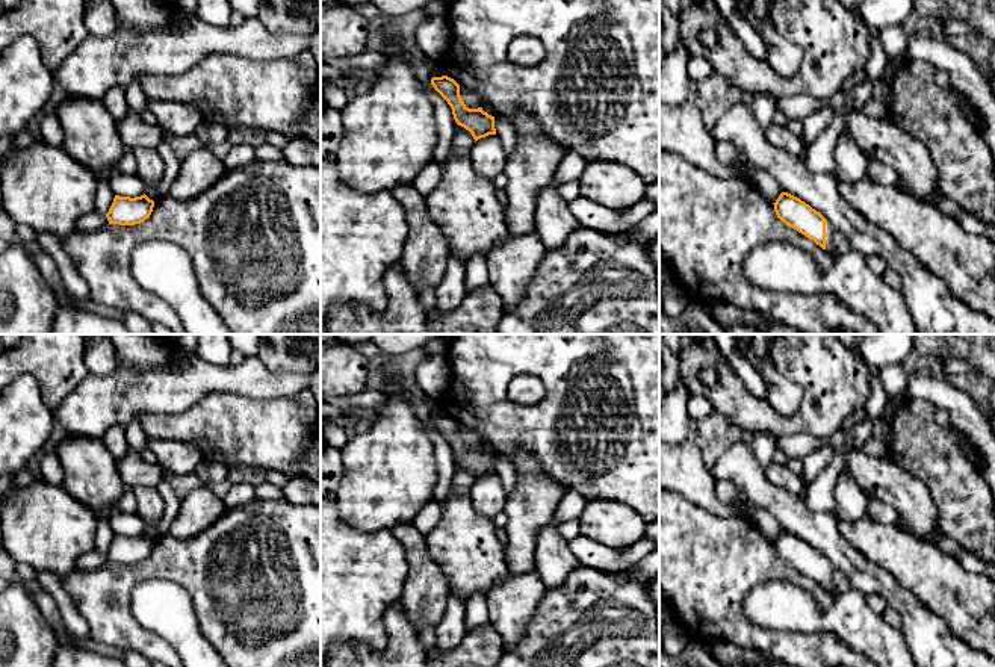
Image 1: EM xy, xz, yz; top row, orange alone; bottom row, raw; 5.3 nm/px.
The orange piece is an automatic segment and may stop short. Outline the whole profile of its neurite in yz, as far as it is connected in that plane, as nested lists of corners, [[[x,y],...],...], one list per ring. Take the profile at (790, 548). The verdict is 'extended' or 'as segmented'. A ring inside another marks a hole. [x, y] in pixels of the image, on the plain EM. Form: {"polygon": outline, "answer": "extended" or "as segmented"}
{"polygon": [[[782,531],[773,543],[780,560],[814,579],[833,596],[833,605],[824,613],[812,594],[801,587],[786,581],[767,581],[753,587],[744,599],[742,610],[752,623],[765,631],[786,631],[792,634],[827,632],[838,638],[839,646],[847,644],[853,650],[860,652],[877,667],[916,667],[901,631],[889,626],[882,614],[874,613],[862,591],[856,588],[844,593],[835,591],[832,582],[835,567],[820,551],[788,531]]], "answer": "extended"}

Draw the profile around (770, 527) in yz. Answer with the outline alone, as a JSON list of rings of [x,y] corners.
[[[752,504],[752,505],[753,505],[752,522],[762,531],[762,534],[770,541],[776,541],[776,538],[782,532],[782,526],[779,520],[771,513],[758,507],[756,504]]]

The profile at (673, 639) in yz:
[[[671,616],[659,625],[659,649],[668,655],[674,656],[682,653],[690,640],[685,626],[676,617]]]

